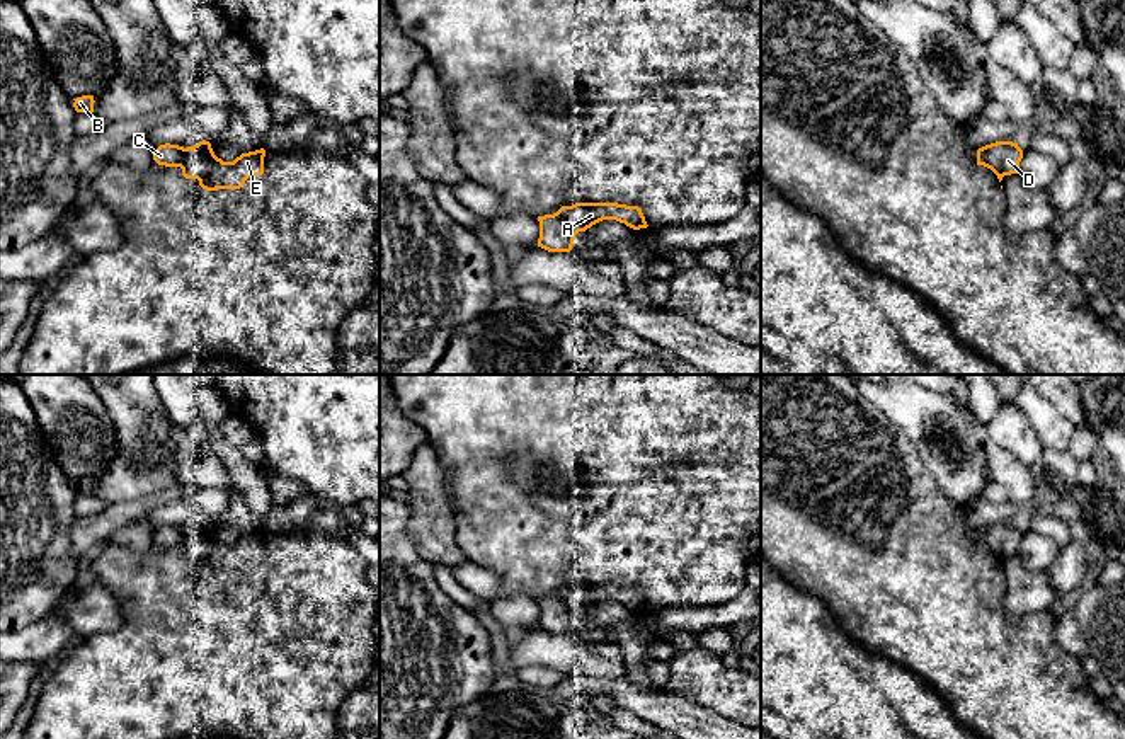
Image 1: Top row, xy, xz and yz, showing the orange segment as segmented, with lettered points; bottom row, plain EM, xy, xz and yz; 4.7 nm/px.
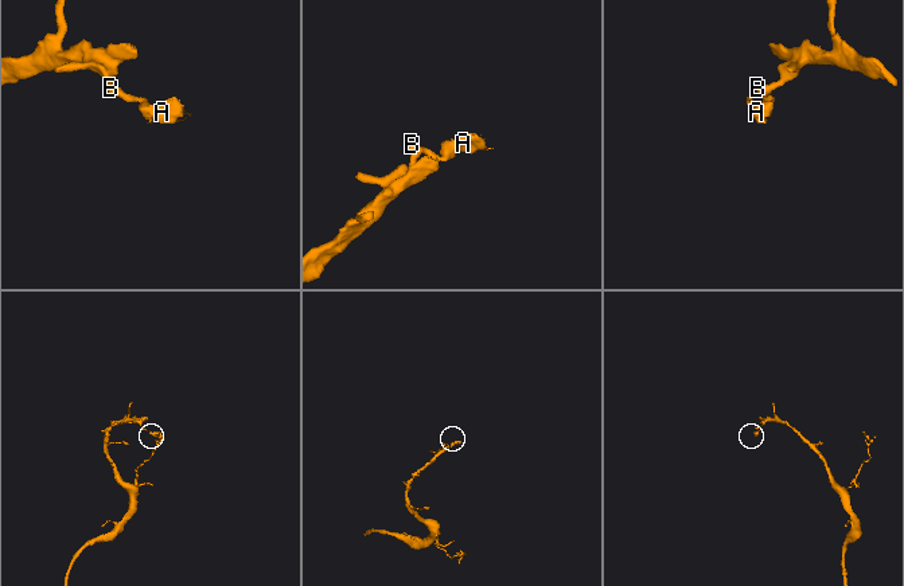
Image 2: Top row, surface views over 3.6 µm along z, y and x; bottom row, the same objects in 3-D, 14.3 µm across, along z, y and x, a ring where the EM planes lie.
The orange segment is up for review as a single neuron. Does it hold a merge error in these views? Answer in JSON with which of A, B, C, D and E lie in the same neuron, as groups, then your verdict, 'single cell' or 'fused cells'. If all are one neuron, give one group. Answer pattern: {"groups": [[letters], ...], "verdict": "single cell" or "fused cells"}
{"groups": [["A", "E"], ["B", "C", "D"]], "verdict": "fused cells"}

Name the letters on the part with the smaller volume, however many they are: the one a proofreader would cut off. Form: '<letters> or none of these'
A, E

